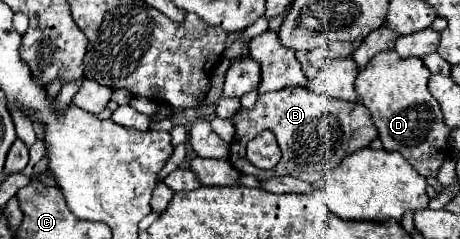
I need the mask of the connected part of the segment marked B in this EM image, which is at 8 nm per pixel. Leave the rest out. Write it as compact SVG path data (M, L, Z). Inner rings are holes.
M290 87L272 93L258 95L258 101L252 109L240 107L238 113L232 115L232 125L236 127L236 135L230 143L228 161L246 175L254 175L256 179L268 179L276 175L292 175L306 183L320 181L328 171L332 171L346 155L364 149L378 137L376 127L372 125L372 117L362 103L350 103L340 99L330 99L328 95L314 93L306 87ZM270 129L280 145L282 159L278 167L270 171L262 171L246 159L246 145L254 139L254 135Z

